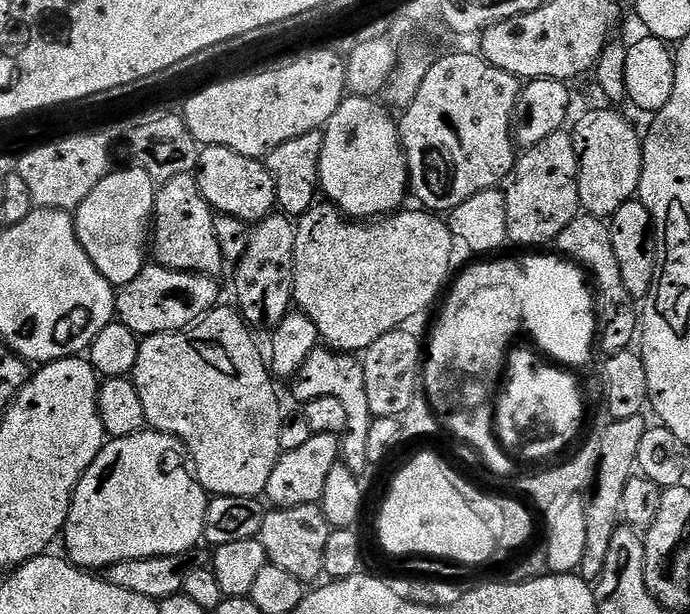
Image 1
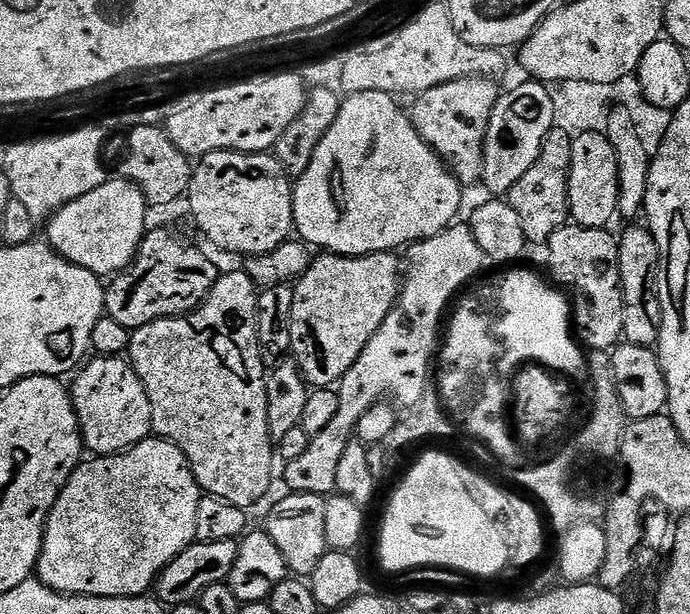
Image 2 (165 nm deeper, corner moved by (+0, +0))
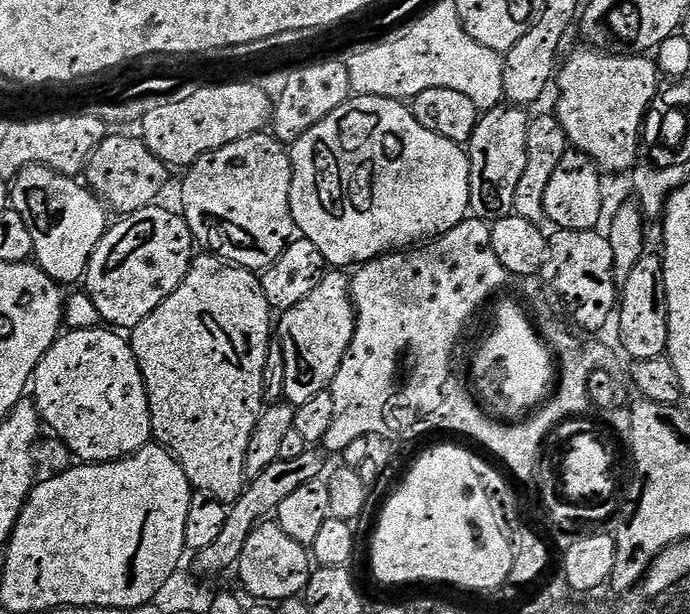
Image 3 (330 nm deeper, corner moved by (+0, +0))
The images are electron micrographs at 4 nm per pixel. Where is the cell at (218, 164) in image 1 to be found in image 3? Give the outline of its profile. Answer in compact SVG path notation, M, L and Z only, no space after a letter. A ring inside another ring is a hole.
M257 134L230 142L217 152L202 154L187 172L180 200L184 203L182 215L193 233L200 234L204 216L209 216L224 227L226 239L240 243L222 245L219 255L241 268L263 270L288 249L294 239L290 210L292 158L275 136Z

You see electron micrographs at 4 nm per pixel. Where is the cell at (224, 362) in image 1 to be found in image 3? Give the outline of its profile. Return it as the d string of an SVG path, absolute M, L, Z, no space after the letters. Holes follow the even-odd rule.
M213 254L213 256L197 255L192 261L192 269L188 271L186 278L178 286L178 290L174 290L174 294L170 294L170 298L166 298L166 302L162 302L162 306L158 306L158 310L154 310L149 316L142 318L142 322L138 322L138 326L131 329L132 353L136 355L136 361L144 375L155 443L171 451L176 461L182 466L182 470L186 470L186 478L197 492L204 492L208 496L225 502L235 502L244 493L246 487L244 475L246 450L250 446L250 438L254 434L260 416L266 407L263 398L263 370L266 368L268 344L271 343L273 337L274 312L266 302L266 294L260 285L259 275L253 269L241 268L240 265L229 262L219 254Z

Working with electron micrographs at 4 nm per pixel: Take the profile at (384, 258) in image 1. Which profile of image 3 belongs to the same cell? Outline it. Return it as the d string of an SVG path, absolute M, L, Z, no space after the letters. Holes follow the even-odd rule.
M340 270L325 272L322 282L298 306L286 310L278 320L278 337L285 352L286 376L283 399L293 406L310 402L314 394L322 394L331 389L334 378L342 366L342 358L348 352L350 342L356 333L356 305L352 302L352 285L349 277Z

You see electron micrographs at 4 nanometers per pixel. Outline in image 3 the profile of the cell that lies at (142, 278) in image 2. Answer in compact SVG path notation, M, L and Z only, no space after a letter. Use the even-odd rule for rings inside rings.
M149 206L117 219L98 242L84 273L82 284L87 296L98 308L101 321L113 329L136 328L142 318L158 310L178 290L192 269L192 227L179 211L160 207Z

